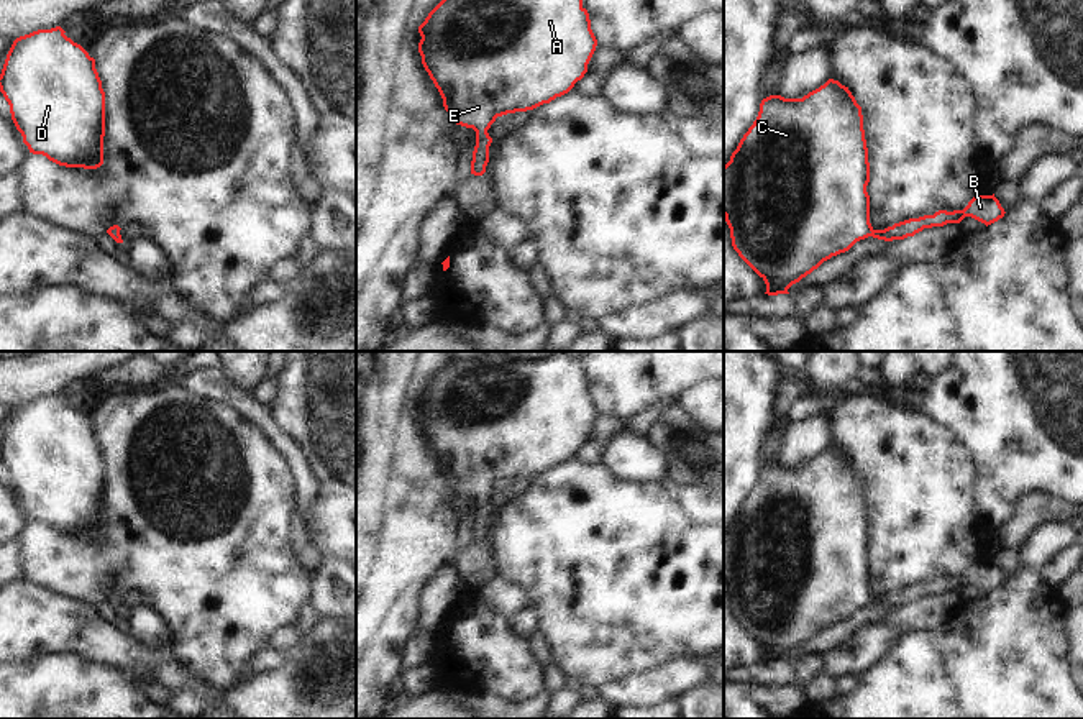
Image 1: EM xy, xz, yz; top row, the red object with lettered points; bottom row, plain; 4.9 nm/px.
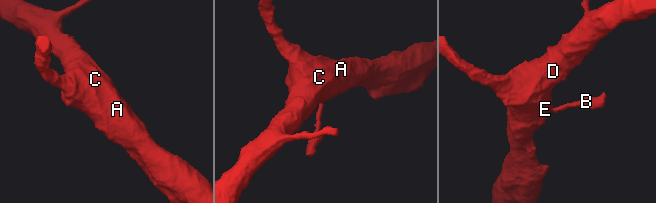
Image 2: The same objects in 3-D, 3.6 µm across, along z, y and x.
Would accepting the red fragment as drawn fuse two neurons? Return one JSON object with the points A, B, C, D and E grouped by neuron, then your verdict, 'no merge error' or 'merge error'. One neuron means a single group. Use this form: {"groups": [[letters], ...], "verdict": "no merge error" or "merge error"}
{"groups": [["A", "B", "C", "D", "E"]], "verdict": "no merge error"}

